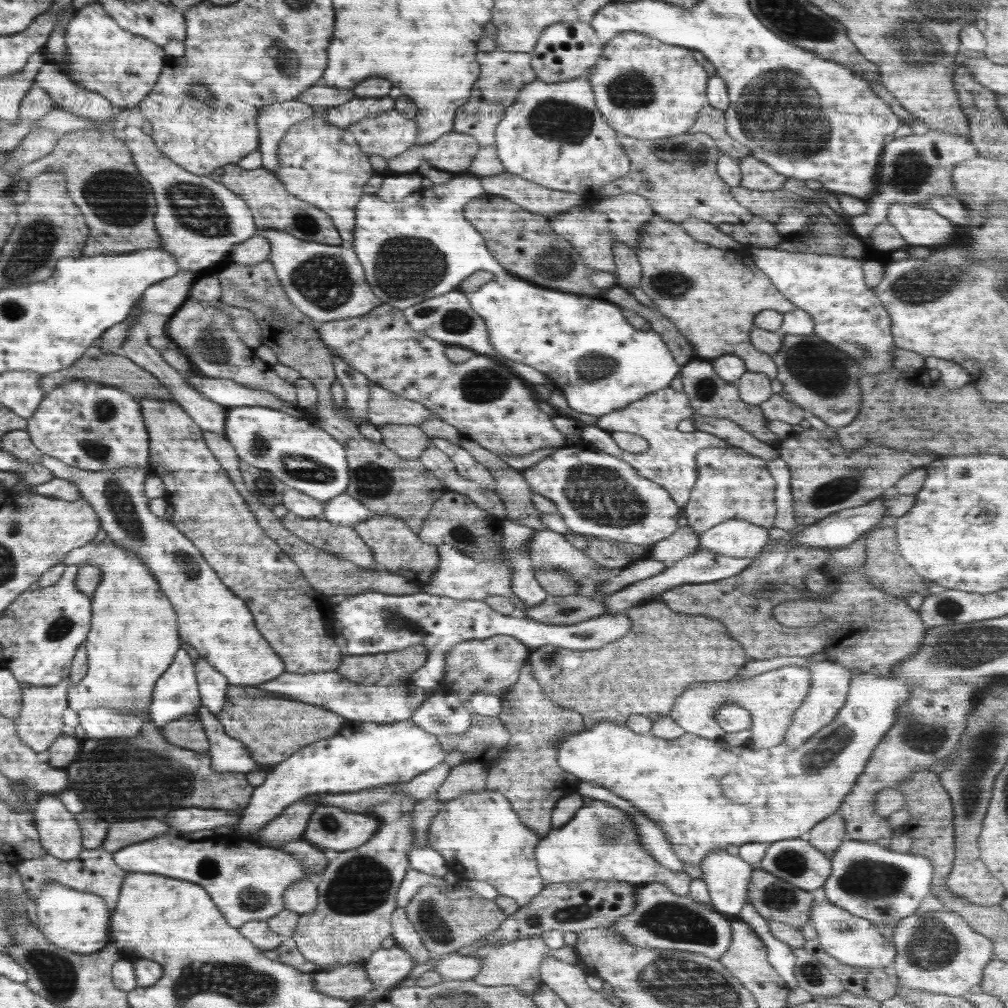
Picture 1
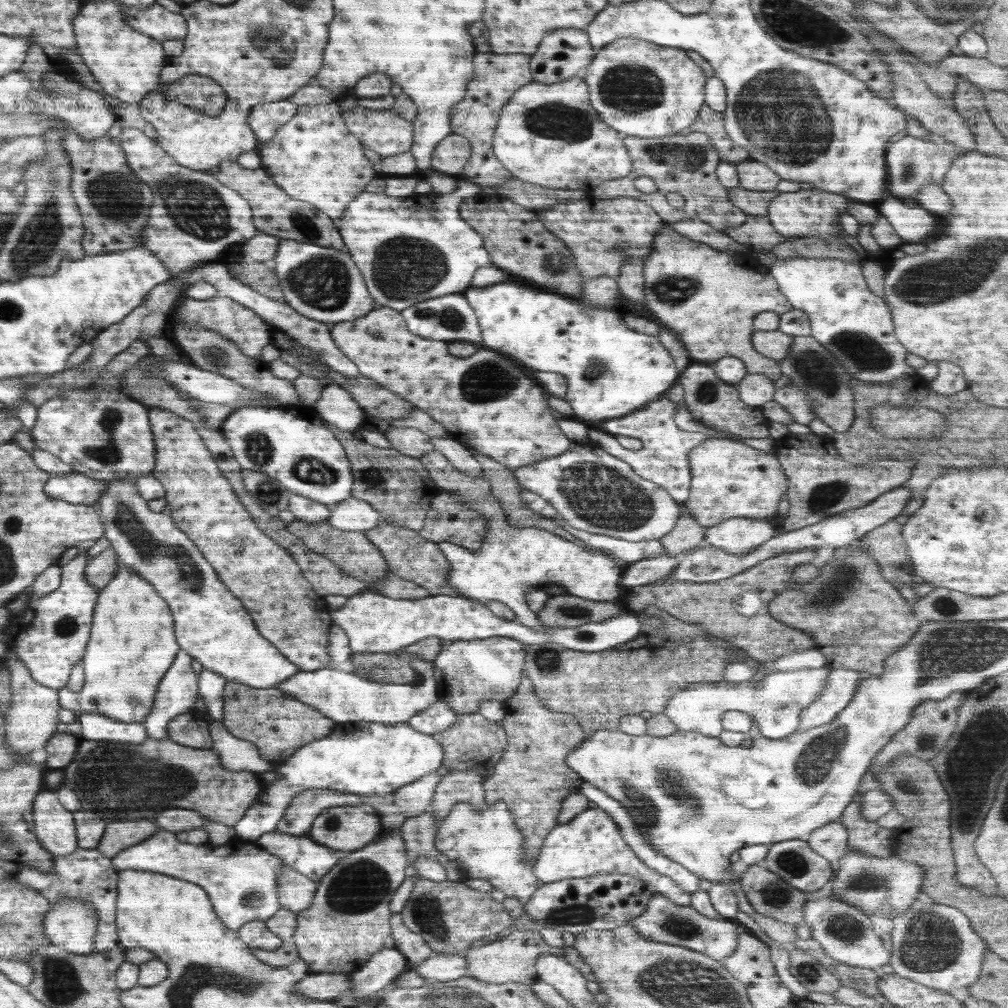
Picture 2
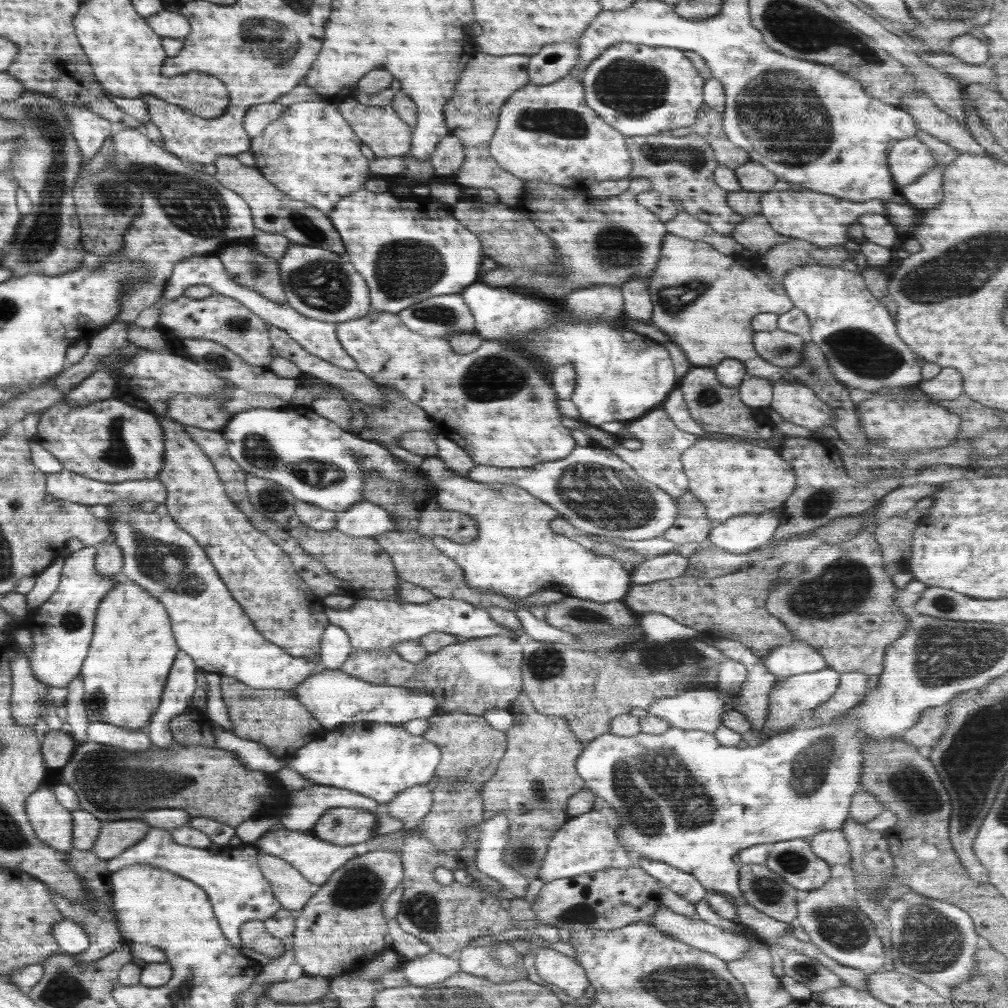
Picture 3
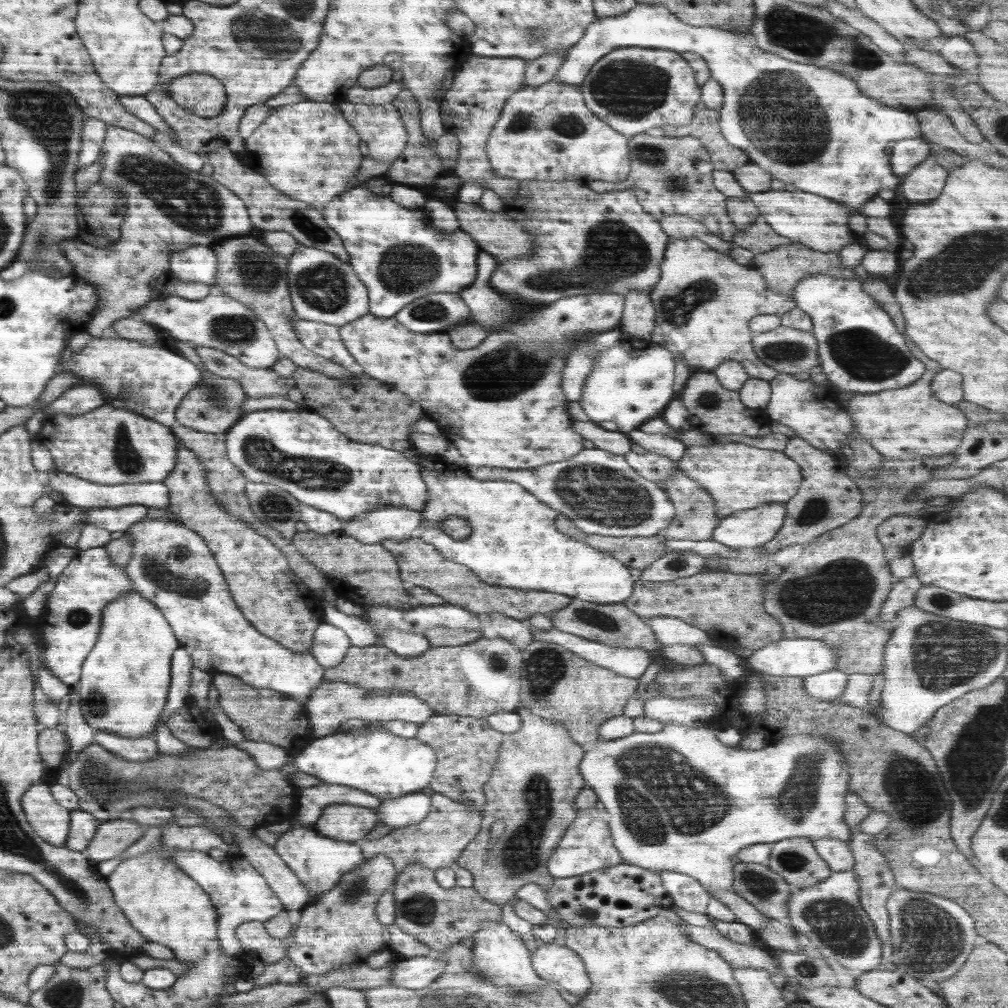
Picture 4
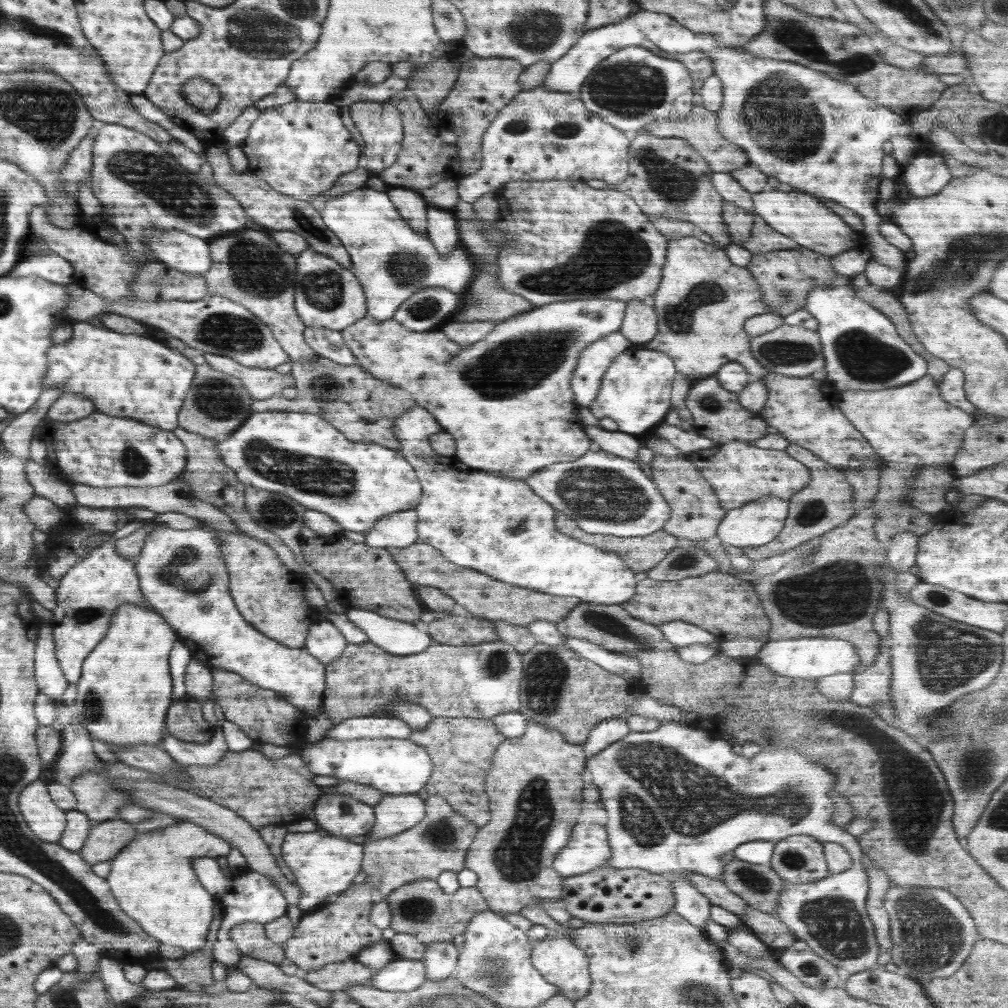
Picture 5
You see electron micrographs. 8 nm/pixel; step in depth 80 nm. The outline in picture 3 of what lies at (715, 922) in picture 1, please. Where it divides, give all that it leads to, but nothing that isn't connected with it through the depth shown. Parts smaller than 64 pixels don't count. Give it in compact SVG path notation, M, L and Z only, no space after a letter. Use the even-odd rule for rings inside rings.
M663 906L646 919L658 930L671 934L680 942L714 954L727 963L743 957L749 949L745 934L733 933L730 929L711 925L698 917L674 914Z

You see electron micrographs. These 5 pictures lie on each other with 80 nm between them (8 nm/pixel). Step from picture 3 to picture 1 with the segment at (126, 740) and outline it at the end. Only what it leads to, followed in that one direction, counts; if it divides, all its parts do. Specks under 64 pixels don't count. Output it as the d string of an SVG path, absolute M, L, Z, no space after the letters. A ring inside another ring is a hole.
M108 708L84 709L77 712L79 724L88 739L113 739L136 736L144 718L136 713L124 713Z

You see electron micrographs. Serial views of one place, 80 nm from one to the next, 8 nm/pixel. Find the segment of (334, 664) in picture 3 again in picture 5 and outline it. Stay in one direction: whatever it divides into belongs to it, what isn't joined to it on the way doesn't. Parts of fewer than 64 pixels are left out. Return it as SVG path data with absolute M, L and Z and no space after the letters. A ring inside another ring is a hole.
M318 620L310 625L304 648L325 666L336 661L347 646L344 635L328 620Z

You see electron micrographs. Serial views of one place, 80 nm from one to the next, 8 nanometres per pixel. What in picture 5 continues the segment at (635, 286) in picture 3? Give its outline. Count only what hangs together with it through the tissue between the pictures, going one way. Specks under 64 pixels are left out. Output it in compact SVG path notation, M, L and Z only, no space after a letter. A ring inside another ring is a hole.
M632 299L625 305L625 315L619 331L634 345L650 342L658 334L658 319L652 304Z

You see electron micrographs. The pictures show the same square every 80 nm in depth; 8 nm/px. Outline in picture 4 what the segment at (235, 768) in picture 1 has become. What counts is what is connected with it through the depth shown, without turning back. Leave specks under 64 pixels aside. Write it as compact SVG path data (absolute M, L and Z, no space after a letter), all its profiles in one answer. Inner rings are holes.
M246 739L237 746L247 752L260 769L282 769L286 762L291 762L293 757L280 746L264 741L251 741Z

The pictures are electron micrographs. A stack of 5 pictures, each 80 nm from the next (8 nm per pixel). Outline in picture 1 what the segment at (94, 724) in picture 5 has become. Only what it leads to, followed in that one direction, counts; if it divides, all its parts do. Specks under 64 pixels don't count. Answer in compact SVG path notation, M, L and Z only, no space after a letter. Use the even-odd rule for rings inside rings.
M110 539L75 548L62 563L82 562L99 566L101 581L92 595L91 631L83 646L88 669L84 679L69 687L68 708L76 712L108 708L143 716L153 701L155 685L181 649L176 611L144 561Z

